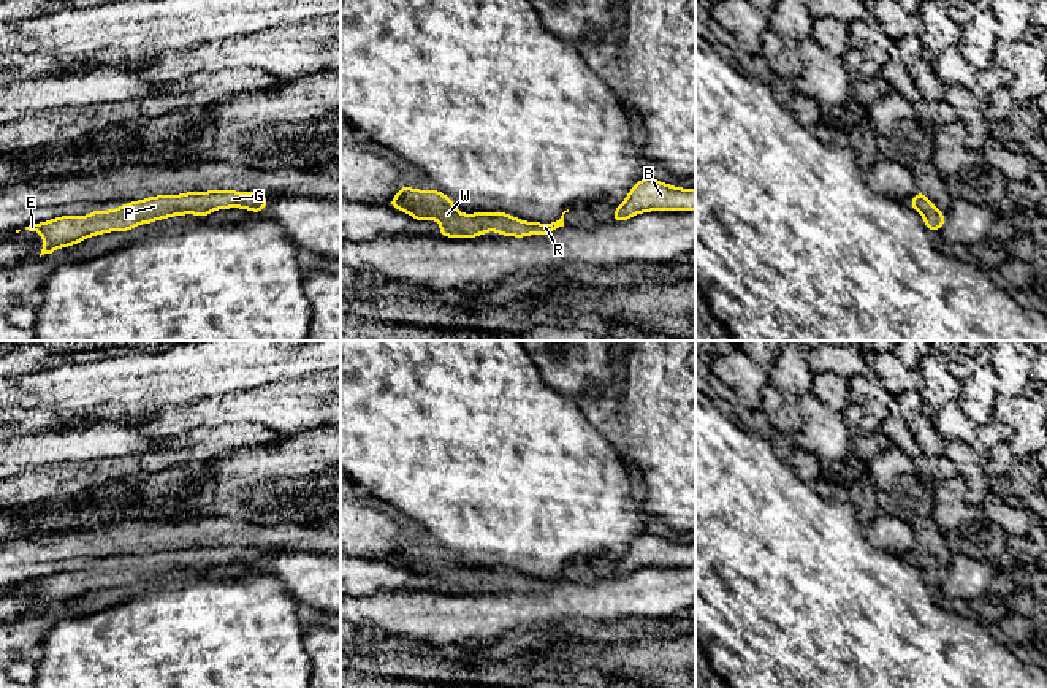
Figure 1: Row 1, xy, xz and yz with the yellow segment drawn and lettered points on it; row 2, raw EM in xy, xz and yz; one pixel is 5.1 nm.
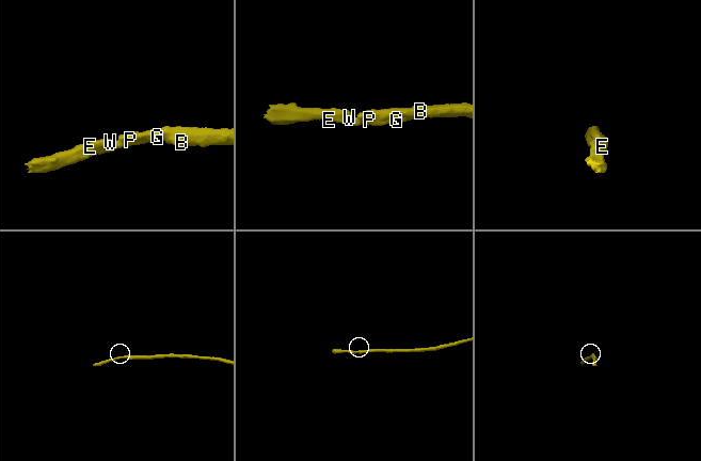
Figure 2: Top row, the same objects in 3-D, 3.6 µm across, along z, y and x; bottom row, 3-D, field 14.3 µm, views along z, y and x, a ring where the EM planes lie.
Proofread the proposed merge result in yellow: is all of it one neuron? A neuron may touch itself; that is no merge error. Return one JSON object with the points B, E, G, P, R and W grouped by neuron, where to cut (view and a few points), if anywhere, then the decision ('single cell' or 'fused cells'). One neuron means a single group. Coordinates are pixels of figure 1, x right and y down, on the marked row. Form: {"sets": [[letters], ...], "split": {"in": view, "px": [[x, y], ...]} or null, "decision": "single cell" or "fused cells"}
{"sets": [["B", "E", "G", "P", "R", "W"]], "split": null, "decision": "single cell"}

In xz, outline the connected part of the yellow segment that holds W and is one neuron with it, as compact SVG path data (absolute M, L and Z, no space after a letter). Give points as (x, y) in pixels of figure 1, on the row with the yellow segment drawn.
M407 185L399 187L388 206L396 208L420 224L423 220L440 220L437 230L445 238L477 238L486 231L497 231L502 236L524 238L531 235L550 235L564 227L564 211L561 219L550 224L526 222L507 212L475 212L463 214L453 201L437 189L420 190Z

